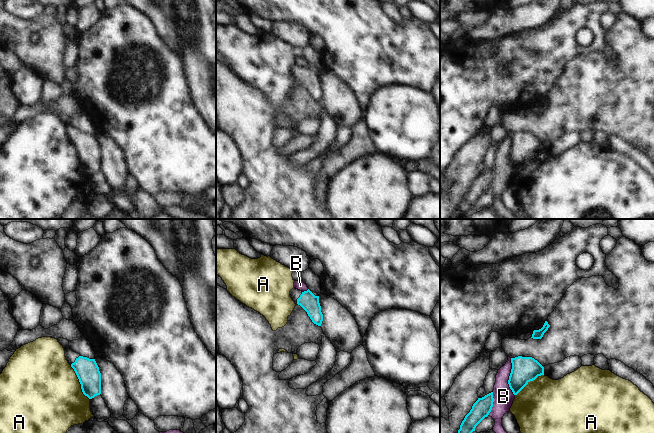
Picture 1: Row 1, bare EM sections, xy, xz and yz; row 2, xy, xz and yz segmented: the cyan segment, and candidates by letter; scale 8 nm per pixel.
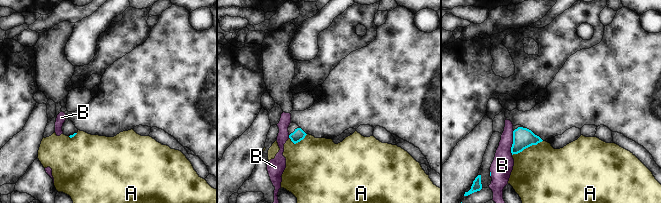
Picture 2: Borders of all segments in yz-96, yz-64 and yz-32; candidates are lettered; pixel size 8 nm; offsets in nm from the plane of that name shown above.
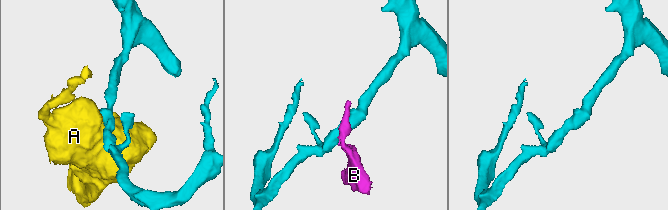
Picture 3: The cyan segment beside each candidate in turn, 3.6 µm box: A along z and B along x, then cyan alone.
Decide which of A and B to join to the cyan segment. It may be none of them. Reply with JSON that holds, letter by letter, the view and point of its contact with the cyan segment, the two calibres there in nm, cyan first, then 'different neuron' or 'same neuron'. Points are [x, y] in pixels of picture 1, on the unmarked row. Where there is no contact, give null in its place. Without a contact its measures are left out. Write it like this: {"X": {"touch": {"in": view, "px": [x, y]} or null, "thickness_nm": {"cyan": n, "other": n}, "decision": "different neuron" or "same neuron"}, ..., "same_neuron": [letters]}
{"A": {"touch": {"in": "xy", "px": [79, 157]}, "thickness_nm": {"cyan": 190, "other": 500}, "decision": "different neuron"}, "B": {"touch": {"in": "yz", "px": [509, 153]}, "thickness_nm": {"cyan": 200, "other": 160}, "decision": "different neuron"}, "same_neuron": []}

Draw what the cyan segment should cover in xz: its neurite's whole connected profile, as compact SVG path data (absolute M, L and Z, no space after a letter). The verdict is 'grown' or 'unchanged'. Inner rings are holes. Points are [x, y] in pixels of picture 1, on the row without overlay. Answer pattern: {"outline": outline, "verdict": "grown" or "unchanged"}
{"outline": "M293 64L290 67L290 73L296 81L300 81L307 88L314 100L321 102L323 90L321 88L319 72L315 72L309 65L302 68L296 64Z", "verdict": "grown"}

